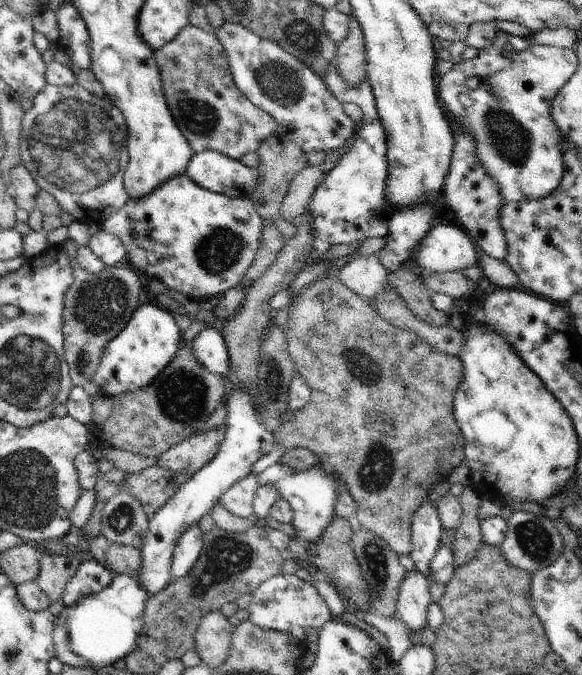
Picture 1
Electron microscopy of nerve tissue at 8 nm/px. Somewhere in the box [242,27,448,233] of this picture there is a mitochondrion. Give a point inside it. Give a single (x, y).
(282, 86)

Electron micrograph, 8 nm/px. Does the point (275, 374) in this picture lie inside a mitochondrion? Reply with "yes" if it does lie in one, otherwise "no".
yes

